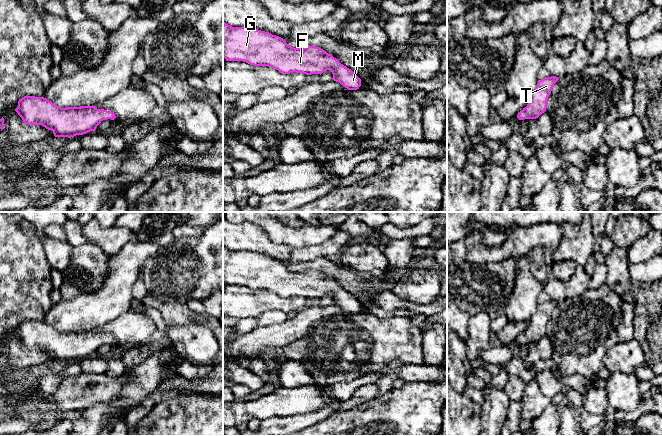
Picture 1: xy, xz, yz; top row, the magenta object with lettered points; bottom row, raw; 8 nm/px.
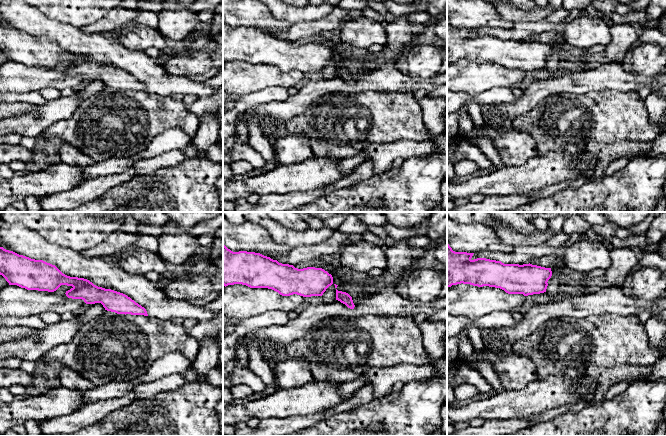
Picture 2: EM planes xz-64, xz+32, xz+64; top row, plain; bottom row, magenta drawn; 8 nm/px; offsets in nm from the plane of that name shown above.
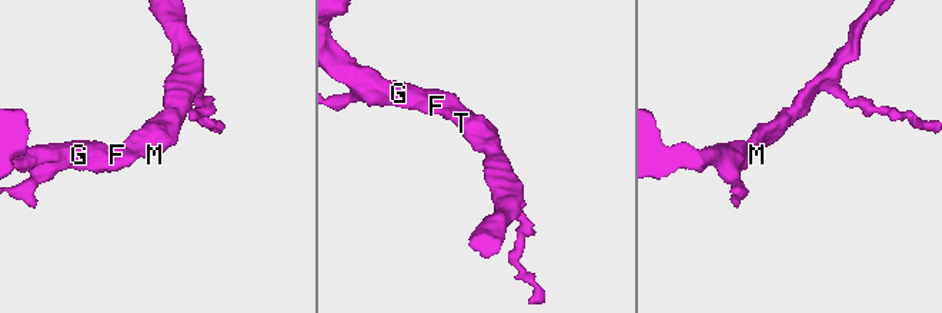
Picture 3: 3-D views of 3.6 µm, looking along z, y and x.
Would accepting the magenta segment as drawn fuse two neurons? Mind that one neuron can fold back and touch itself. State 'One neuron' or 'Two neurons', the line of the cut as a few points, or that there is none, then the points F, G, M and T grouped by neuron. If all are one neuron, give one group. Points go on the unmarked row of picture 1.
One neuron. No split. Groups: F G M T

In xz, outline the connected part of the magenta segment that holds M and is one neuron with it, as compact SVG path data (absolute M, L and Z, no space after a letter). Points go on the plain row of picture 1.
M223 245L223 281L254 290L268 290L284 298L322 298L330 294L333 304L348 314L357 314L361 303L331 278L315 270L294 272L269 256L232 251Z

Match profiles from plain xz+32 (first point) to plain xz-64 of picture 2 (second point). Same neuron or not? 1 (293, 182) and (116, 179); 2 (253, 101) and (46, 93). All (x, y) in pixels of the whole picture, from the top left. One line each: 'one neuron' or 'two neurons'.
1: two neurons
2: one neuron

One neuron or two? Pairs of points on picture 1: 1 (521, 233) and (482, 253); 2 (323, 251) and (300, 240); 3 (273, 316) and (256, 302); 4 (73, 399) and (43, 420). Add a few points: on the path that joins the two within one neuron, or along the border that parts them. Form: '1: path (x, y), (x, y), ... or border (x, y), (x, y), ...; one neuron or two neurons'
1: path (511, 243), (501, 253), (492, 253); one neuron
2: border (333, 235), (318, 244), (296, 249); two neurons
3: border (287, 312), (267, 310), (254, 317), (245, 318); two neurons
4: border (35, 405), (41, 412), (61, 412); two neurons

